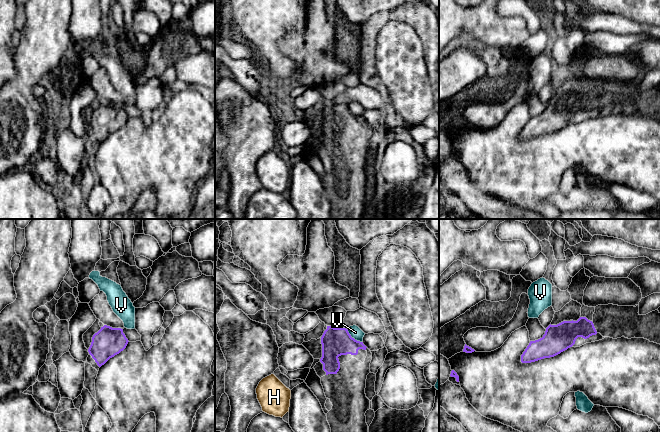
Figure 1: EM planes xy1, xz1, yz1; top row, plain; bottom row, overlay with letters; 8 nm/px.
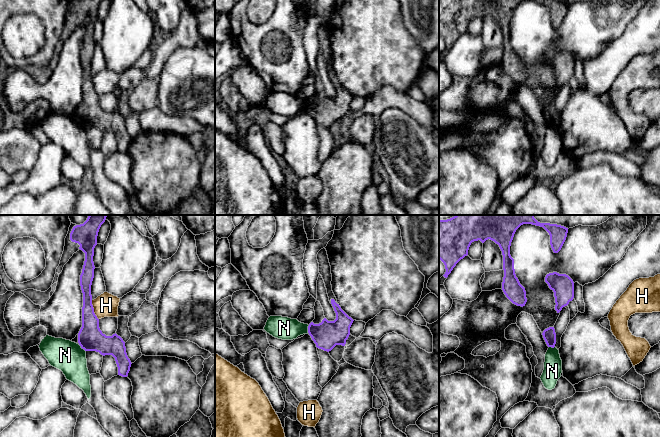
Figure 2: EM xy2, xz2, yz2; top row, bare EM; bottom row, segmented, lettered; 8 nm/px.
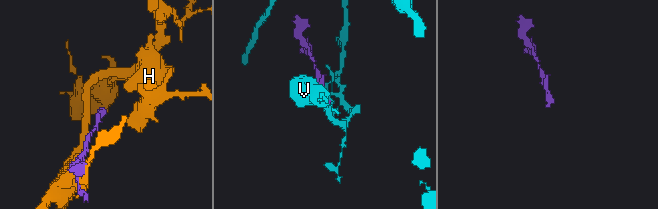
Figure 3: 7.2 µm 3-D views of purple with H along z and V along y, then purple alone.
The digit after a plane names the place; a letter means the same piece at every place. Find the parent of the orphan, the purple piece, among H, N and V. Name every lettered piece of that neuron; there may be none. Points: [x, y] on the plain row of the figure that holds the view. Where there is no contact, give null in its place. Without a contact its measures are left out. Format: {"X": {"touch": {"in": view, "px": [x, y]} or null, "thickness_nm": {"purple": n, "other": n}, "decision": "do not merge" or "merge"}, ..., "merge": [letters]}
{"H": {"touch": {"in": "xy2", "px": [93, 86]}, "thickness_nm": {"purple": 200, "other": 190}, "decision": "do not merge"}, "N": {"touch": {"in": "xy2", "px": [82, 124]}, "thickness_nm": {"purple": 200, "other": 260}, "decision": "do not merge"}, "V": {"touch": {"in": "xz1", "px": [351, 113]}, "thickness_nm": {"purple": 220, "other": 90}, "decision": "do not merge"}, "merge": []}

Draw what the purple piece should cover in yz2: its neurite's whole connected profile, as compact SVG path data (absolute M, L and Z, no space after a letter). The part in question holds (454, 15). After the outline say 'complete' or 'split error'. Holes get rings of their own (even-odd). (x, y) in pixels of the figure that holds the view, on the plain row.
M439 0L439 35L446 45L443 52L447 54L456 40L468 31L472 18L480 16L484 19L490 15L502 27L504 70L513 80L525 82L526 67L516 53L514 35L510 31L511 18L521 1L523 0Z | complete

